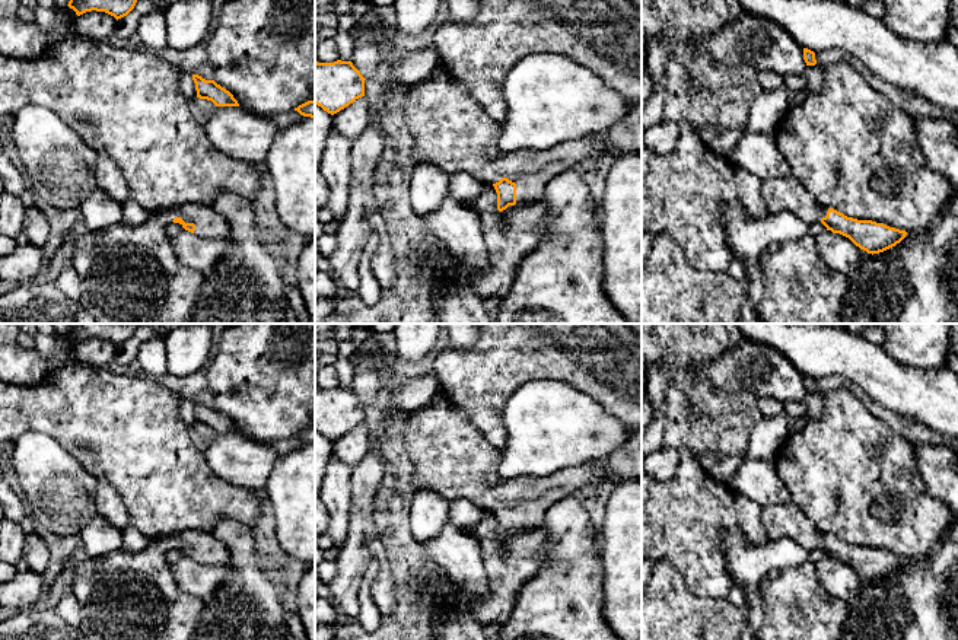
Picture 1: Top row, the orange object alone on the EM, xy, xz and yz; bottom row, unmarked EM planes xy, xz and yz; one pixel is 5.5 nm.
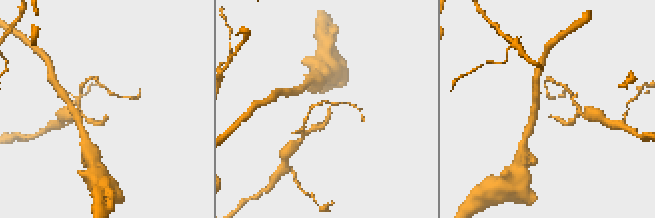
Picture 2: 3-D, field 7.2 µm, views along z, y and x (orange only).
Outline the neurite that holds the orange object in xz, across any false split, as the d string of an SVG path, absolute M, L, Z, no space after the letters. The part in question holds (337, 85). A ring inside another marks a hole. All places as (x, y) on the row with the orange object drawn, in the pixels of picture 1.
M316 61L315 104L334 115L365 96L365 80L351 61Z

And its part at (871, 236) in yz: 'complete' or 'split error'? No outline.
split error

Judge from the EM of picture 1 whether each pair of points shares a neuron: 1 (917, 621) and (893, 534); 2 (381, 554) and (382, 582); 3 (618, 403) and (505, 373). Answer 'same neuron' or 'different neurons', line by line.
1: different neurons
2: same neuron
3: same neuron

